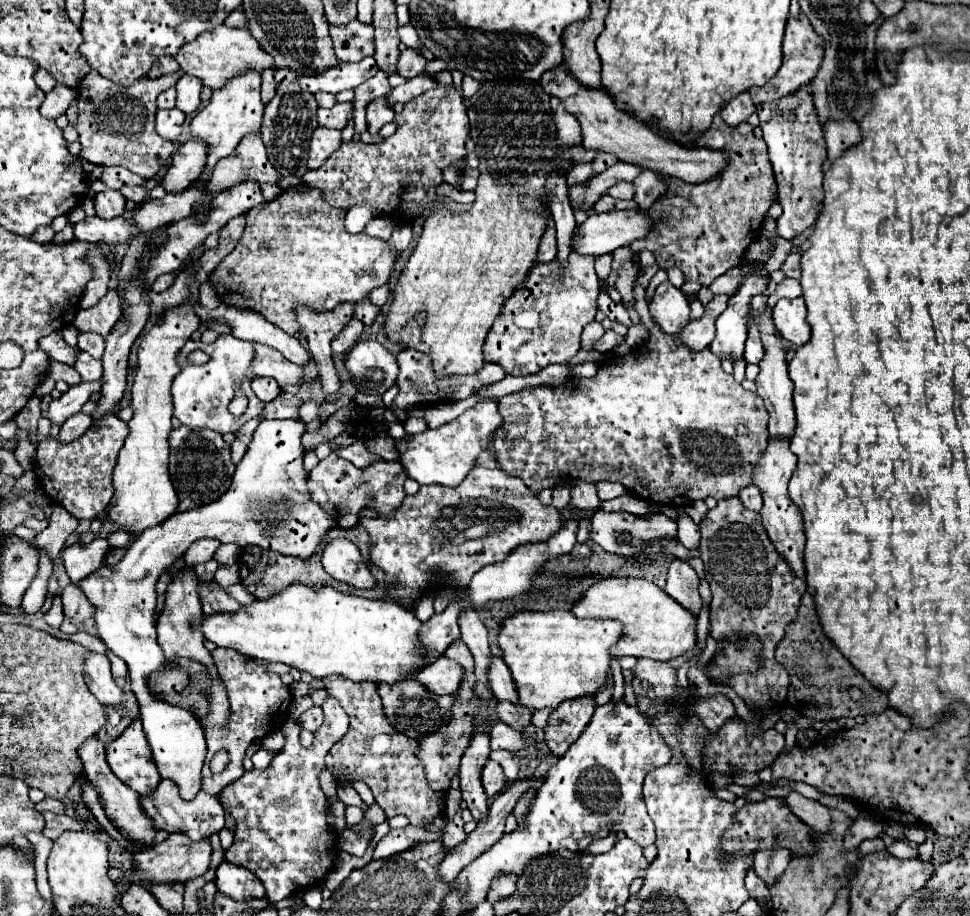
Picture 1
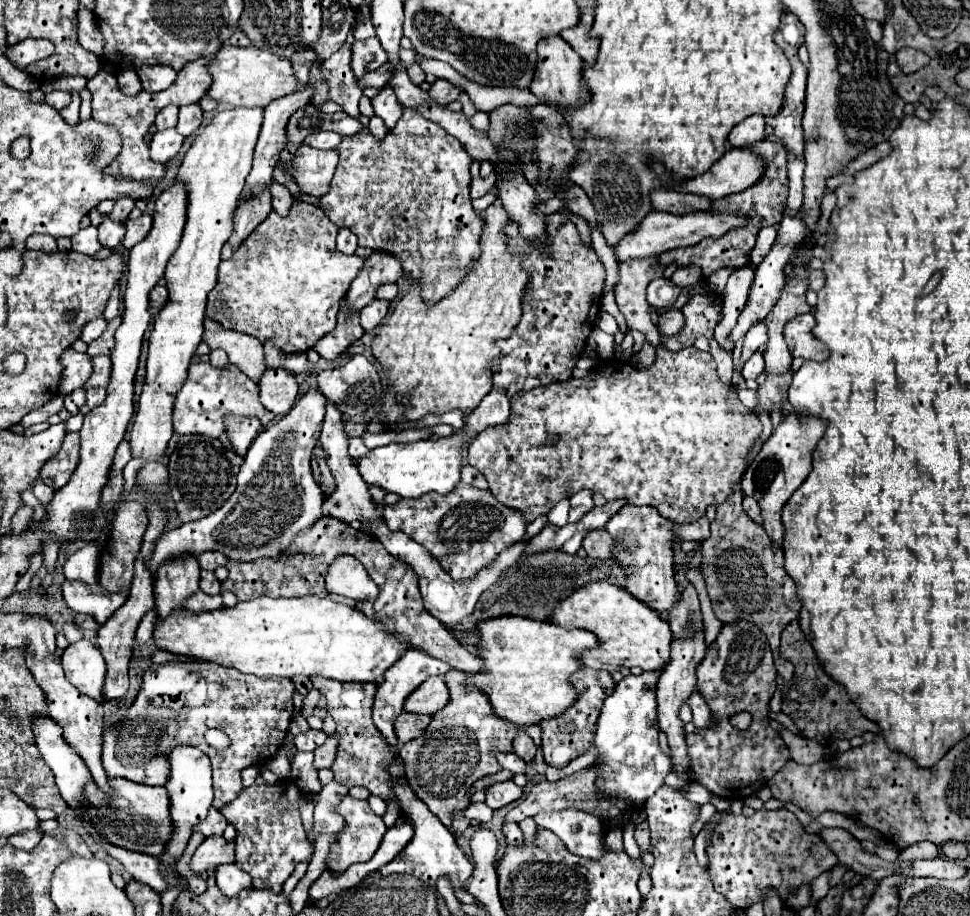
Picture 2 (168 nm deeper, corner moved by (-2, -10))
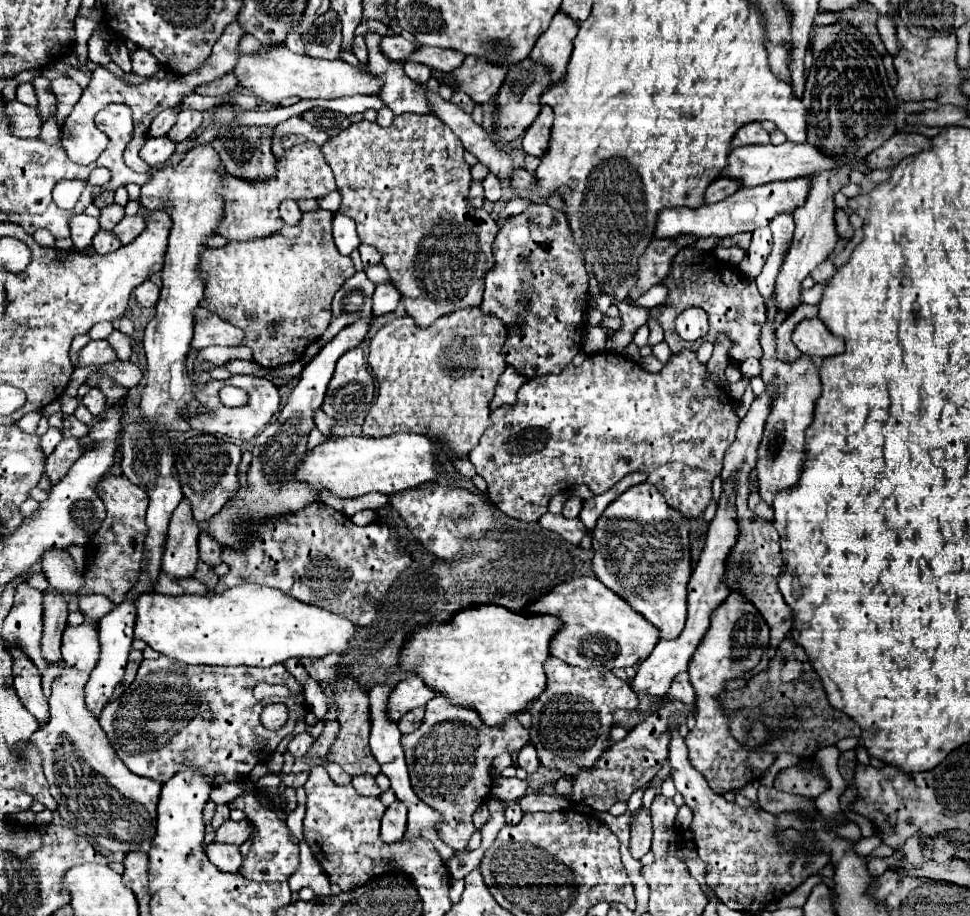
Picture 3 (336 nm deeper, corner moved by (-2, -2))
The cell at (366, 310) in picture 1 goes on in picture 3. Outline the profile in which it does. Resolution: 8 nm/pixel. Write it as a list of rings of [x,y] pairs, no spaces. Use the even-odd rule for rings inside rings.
[[[380,283],[376,285],[374,291],[374,315],[384,315],[384,313],[392,313],[398,307],[400,301],[400,293],[398,289],[392,287],[392,283]]]

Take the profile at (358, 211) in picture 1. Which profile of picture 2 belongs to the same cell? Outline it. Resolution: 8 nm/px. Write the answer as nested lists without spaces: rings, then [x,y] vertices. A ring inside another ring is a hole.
[[[340,229],[340,231],[338,231],[338,241],[336,241],[336,245],[338,245],[338,249],[340,249],[342,253],[352,255],[352,253],[356,251],[356,247],[358,247],[358,239],[356,239],[356,235],[354,235],[350,229]]]

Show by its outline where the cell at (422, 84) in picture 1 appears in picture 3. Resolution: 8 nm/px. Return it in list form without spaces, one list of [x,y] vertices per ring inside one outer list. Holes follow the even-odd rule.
[[[467,56],[462,65],[452,73],[458,91],[464,91],[474,103],[488,103],[500,89],[508,67],[494,67],[484,59]]]

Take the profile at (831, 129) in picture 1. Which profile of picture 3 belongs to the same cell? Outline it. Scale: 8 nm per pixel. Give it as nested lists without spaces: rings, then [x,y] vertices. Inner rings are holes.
[[[896,133],[886,143],[882,143],[882,147],[872,151],[866,157],[866,163],[870,169],[888,169],[892,165],[898,165],[902,159],[918,155],[926,149],[930,149],[928,137],[918,133]]]

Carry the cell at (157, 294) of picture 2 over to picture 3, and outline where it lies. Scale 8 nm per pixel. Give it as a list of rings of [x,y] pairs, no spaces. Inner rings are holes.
[[[144,281],[142,285],[138,285],[138,287],[134,289],[134,295],[136,295],[136,301],[138,301],[142,307],[154,307],[156,301],[158,301],[160,289],[158,289],[152,281]]]

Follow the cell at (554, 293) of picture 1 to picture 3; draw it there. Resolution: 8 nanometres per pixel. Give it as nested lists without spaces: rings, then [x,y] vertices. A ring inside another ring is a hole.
[[[530,205],[526,211],[522,211],[502,227],[492,245],[492,253],[496,265],[486,275],[484,301],[480,309],[506,323],[508,337],[502,347],[506,363],[514,365],[516,371],[528,379],[546,373],[560,373],[574,359],[574,355],[580,353],[588,299],[588,275],[582,263],[580,249],[574,245],[566,215],[548,205]]]

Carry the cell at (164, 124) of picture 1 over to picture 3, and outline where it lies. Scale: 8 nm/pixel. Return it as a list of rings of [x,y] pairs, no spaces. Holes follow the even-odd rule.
[[[158,137],[158,139],[148,139],[146,145],[140,149],[140,157],[150,165],[150,167],[160,167],[164,165],[172,153],[174,153],[176,145],[168,139],[168,137]]]

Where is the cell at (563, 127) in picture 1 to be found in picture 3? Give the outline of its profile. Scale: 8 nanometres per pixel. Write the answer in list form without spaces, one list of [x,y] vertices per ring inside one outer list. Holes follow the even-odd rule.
[[[544,105],[538,119],[528,127],[522,139],[522,147],[528,155],[544,155],[544,149],[550,139],[552,121],[554,121],[554,111],[548,105]]]

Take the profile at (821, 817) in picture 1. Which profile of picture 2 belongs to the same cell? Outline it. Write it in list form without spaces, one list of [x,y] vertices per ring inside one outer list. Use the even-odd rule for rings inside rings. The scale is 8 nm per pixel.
[[[824,827],[818,835],[834,851],[834,855],[838,857],[838,863],[852,869],[856,875],[864,875],[864,877],[872,877],[872,879],[884,879],[884,877],[896,873],[900,867],[898,861],[890,863],[890,861],[884,861],[876,855],[862,851],[860,843],[846,829]]]

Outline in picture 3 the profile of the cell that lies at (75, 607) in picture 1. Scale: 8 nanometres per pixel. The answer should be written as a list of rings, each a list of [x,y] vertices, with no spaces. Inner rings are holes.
[[[104,595],[80,597],[80,611],[86,615],[88,621],[94,621],[94,623],[98,623],[104,615],[108,615],[112,607],[114,607],[114,603],[110,599],[106,599]]]

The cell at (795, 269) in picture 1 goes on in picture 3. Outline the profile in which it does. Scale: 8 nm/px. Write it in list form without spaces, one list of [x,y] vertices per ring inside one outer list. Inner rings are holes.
[[[826,259],[826,261],[822,261],[822,263],[810,273],[810,277],[812,277],[816,283],[822,283],[822,281],[830,279],[830,277],[834,275],[834,271],[836,271],[836,265],[834,265],[830,259]]]

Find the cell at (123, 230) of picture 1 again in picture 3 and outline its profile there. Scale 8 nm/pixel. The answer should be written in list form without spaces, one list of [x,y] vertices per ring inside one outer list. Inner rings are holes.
[[[78,213],[74,215],[74,219],[70,219],[70,237],[74,241],[74,247],[78,251],[86,249],[92,245],[92,239],[94,235],[98,233],[98,219],[94,217],[88,217],[84,213]]]

